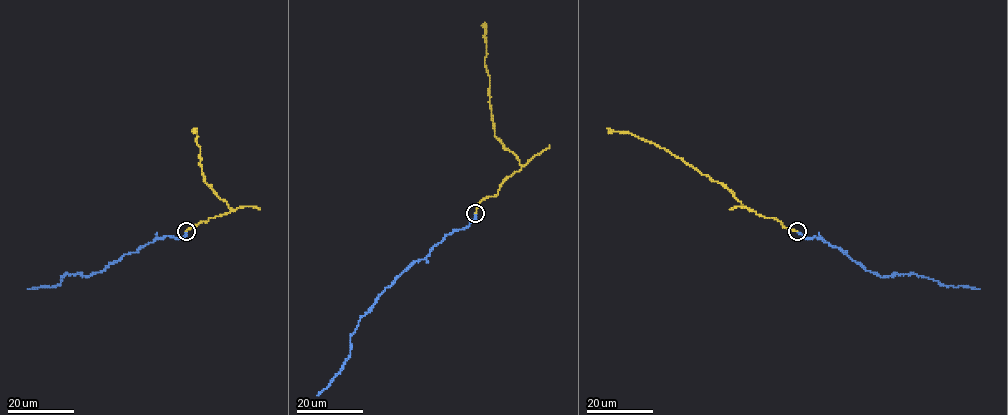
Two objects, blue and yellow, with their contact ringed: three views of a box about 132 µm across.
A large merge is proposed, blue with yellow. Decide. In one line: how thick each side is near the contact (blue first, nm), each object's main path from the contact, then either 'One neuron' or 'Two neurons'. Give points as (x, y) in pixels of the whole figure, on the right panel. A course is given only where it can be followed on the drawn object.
Thickness 280 nm (blue) against 200 nm. Course of blue: (798, 231), (804, 237), (821, 238), (881, 277), (914, 273), (947, 286), (979, 288). Course of yellow: (798, 231), (750, 210), (720, 182), (702, 175), (664, 148), (630, 133), (607, 128). One neuron

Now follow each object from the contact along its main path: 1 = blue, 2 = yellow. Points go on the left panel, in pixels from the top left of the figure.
1: (186, 231), (179, 239), (156, 238), (89, 277), (67, 273), (61, 275), (61, 283), (55, 286), (28, 288)
2: (186, 231), (232, 210), (204, 181), (194, 128)

